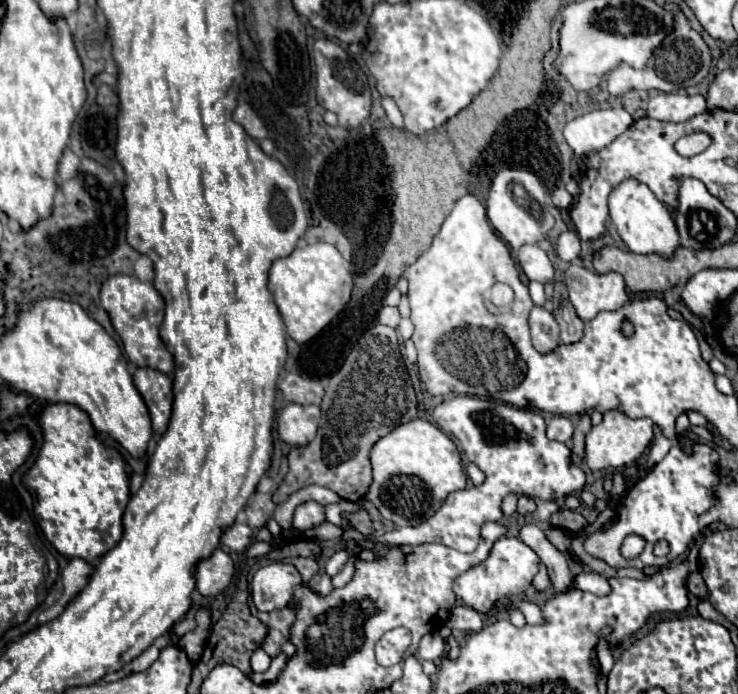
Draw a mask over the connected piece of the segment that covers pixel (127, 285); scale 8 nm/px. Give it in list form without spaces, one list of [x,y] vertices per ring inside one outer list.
[[[110,275],[100,287],[100,305],[108,311],[126,355],[136,367],[154,367],[166,375],[174,371],[174,359],[158,335],[164,319],[164,299],[152,283],[144,283],[134,275]]]

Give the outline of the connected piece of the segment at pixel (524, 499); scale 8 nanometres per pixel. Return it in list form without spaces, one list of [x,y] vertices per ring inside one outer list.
[[[520,495],[520,497],[518,497],[518,513],[520,513],[520,515],[530,515],[530,513],[534,513],[534,511],[536,511],[534,499],[528,497],[528,495]]]

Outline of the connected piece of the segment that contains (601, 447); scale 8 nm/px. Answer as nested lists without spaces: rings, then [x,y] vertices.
[[[618,411],[604,413],[604,421],[594,425],[586,435],[586,463],[590,469],[618,469],[636,463],[652,445],[654,429],[650,419],[630,419]]]

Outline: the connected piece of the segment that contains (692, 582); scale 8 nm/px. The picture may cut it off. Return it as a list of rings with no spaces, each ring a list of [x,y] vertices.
[[[698,571],[690,573],[690,577],[688,577],[688,591],[694,593],[698,599],[704,599],[708,595],[708,589],[704,585],[704,579],[702,579],[702,575]]]

